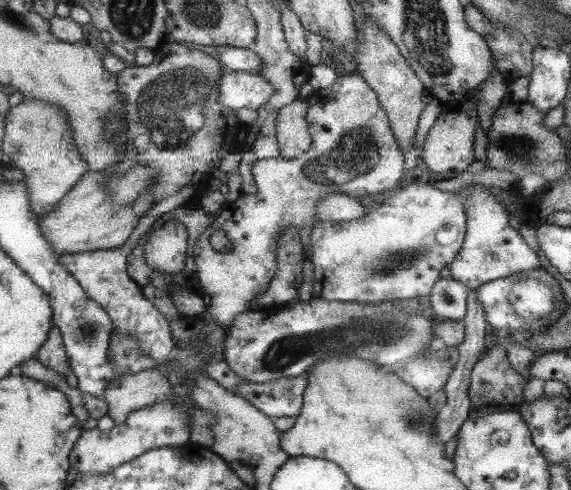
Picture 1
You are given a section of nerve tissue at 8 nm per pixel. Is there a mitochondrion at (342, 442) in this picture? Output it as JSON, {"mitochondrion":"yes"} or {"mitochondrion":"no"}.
{"mitochondrion":"no"}

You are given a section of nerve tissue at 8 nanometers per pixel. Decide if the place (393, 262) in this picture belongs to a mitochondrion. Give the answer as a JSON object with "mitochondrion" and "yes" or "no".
{"mitochondrion":"yes"}

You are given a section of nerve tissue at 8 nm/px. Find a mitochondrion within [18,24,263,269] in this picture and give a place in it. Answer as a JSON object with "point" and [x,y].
{"point":[168,105]}

